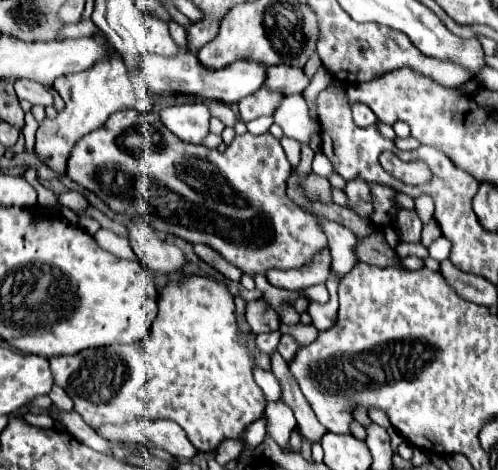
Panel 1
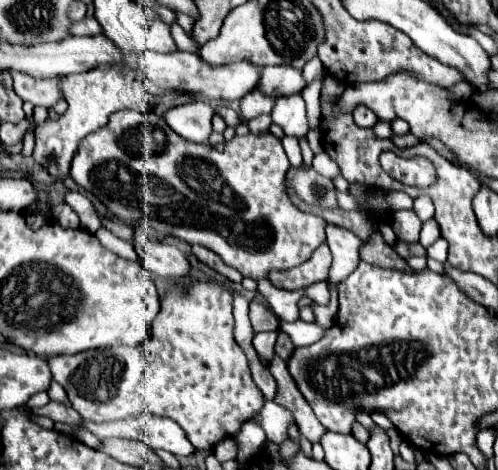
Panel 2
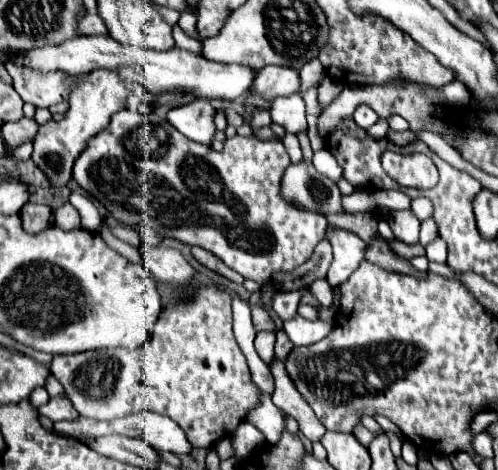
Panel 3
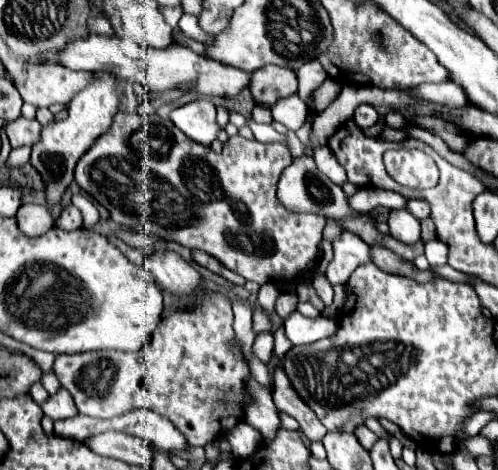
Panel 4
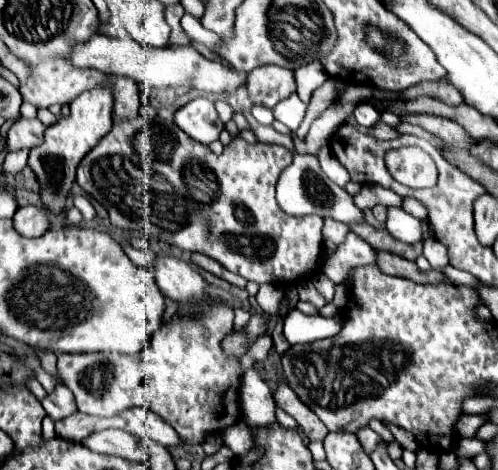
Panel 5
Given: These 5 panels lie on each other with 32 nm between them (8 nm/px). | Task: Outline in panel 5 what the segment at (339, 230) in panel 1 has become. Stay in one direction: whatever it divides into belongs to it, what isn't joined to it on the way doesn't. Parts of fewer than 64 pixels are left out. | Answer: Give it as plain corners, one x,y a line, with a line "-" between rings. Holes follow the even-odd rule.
348,232
346,234
346,240
336,246
334,254
326,262
324,274
334,284
342,284
352,268
366,266
366,264
374,264
374,262
376,262
374,248
368,242
364,242
360,236

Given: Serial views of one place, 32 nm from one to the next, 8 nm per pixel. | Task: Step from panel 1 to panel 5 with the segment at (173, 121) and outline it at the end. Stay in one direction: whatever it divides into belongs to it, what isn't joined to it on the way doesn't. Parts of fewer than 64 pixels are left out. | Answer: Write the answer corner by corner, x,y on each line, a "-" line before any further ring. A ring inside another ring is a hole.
196,98
186,106
174,112
174,122
180,130
184,130
192,140
200,144
210,144
218,140
224,124
218,120
214,102
208,98

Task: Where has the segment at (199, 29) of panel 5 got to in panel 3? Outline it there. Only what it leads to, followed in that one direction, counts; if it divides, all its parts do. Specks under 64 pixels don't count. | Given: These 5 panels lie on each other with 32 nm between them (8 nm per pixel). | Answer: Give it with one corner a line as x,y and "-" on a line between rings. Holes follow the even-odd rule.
183,12
178,20
179,27
190,37
200,40
196,30
197,16
190,12

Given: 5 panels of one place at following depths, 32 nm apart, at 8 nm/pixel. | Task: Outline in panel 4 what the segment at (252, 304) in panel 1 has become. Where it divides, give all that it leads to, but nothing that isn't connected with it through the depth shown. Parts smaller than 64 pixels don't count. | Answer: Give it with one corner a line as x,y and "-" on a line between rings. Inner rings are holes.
254,308
254,312
252,312
252,324
254,324
254,332
256,334
272,330
272,322
270,322
268,314
264,310
260,310
260,308

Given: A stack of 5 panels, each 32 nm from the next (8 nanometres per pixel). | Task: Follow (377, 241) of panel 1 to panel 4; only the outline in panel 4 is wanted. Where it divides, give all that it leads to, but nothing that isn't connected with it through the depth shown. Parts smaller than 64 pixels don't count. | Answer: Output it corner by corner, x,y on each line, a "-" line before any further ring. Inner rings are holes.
372,246
372,248
370,248
370,260
372,260
378,268
382,268
384,272
390,272
390,274
408,276
408,278
414,278
414,280
432,280
432,276
434,276
432,270
420,272
412,262
396,256
394,252
390,252
390,250
384,248
384,246

